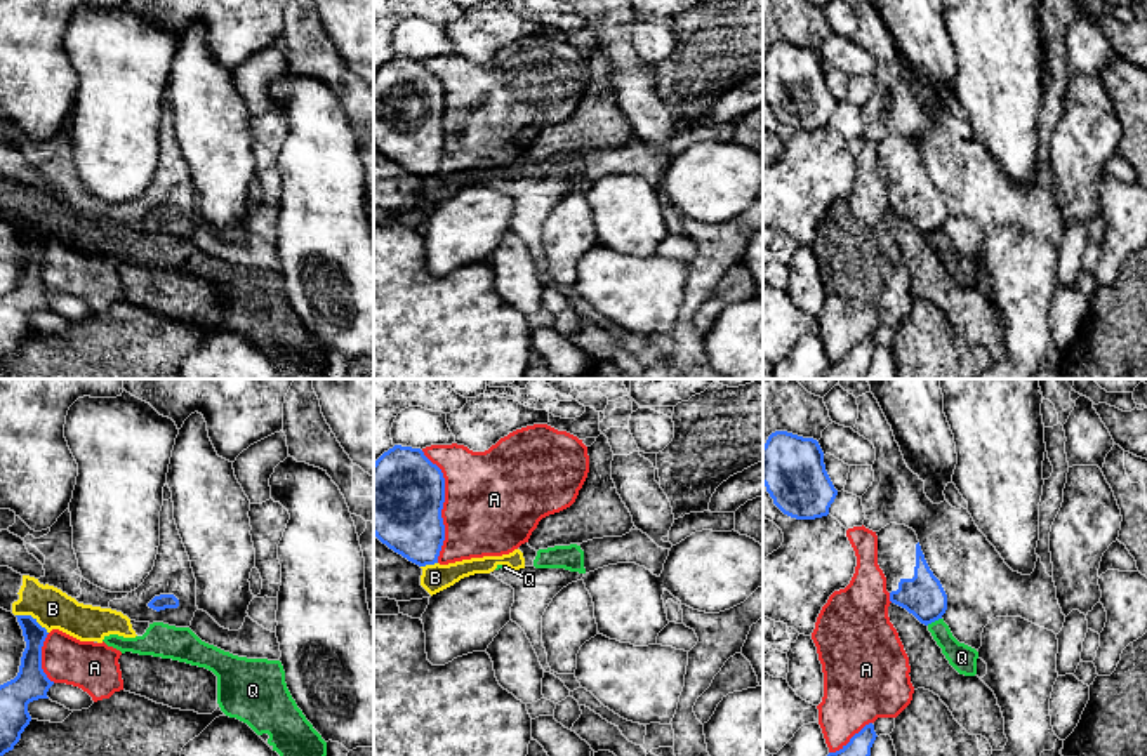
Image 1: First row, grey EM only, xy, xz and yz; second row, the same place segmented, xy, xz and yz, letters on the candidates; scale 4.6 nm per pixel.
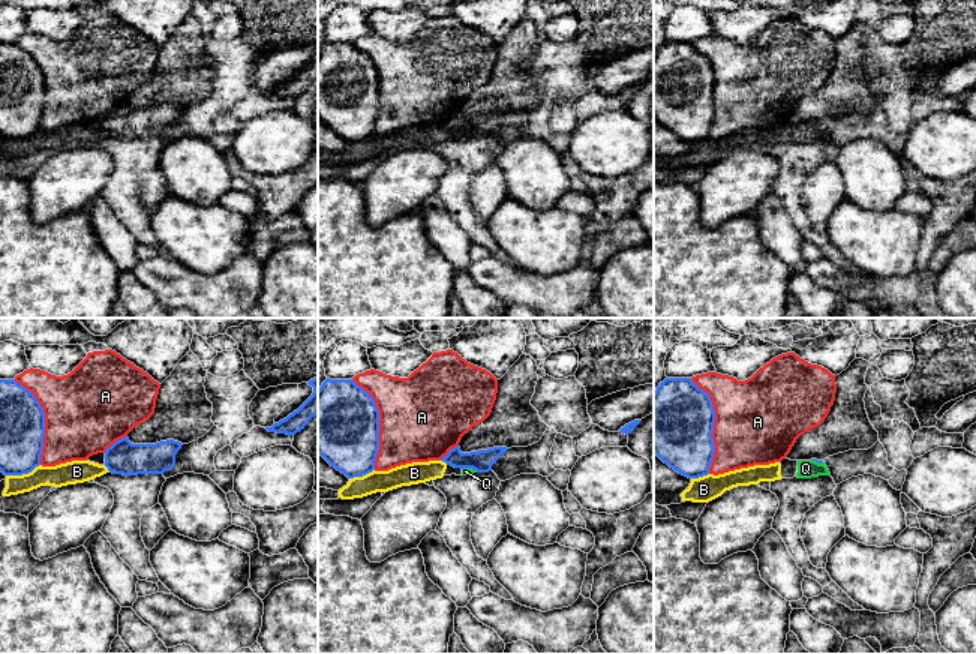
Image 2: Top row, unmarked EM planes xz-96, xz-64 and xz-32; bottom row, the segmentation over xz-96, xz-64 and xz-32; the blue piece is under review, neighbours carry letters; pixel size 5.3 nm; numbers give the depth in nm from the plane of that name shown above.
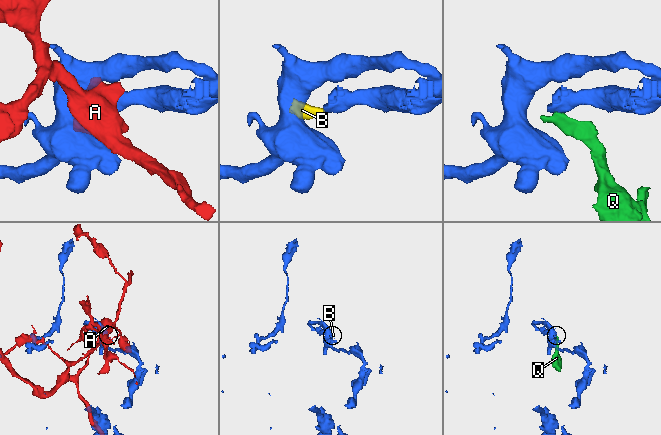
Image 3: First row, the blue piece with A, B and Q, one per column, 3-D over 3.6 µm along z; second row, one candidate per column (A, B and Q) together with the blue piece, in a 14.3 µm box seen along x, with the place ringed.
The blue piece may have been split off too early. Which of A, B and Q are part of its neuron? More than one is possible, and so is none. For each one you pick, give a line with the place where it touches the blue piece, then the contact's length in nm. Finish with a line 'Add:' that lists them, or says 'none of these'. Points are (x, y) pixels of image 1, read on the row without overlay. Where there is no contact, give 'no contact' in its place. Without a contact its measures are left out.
Add: none of these

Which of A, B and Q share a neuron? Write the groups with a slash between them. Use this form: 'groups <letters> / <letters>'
groups A / B Q

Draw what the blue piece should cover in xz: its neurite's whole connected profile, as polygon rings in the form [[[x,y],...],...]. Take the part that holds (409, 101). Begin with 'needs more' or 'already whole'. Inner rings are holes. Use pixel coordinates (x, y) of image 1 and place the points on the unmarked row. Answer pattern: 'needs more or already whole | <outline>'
already whole | [[[394,56],[374,73],[374,146],[408,172],[438,174],[445,89],[421,59]]]

